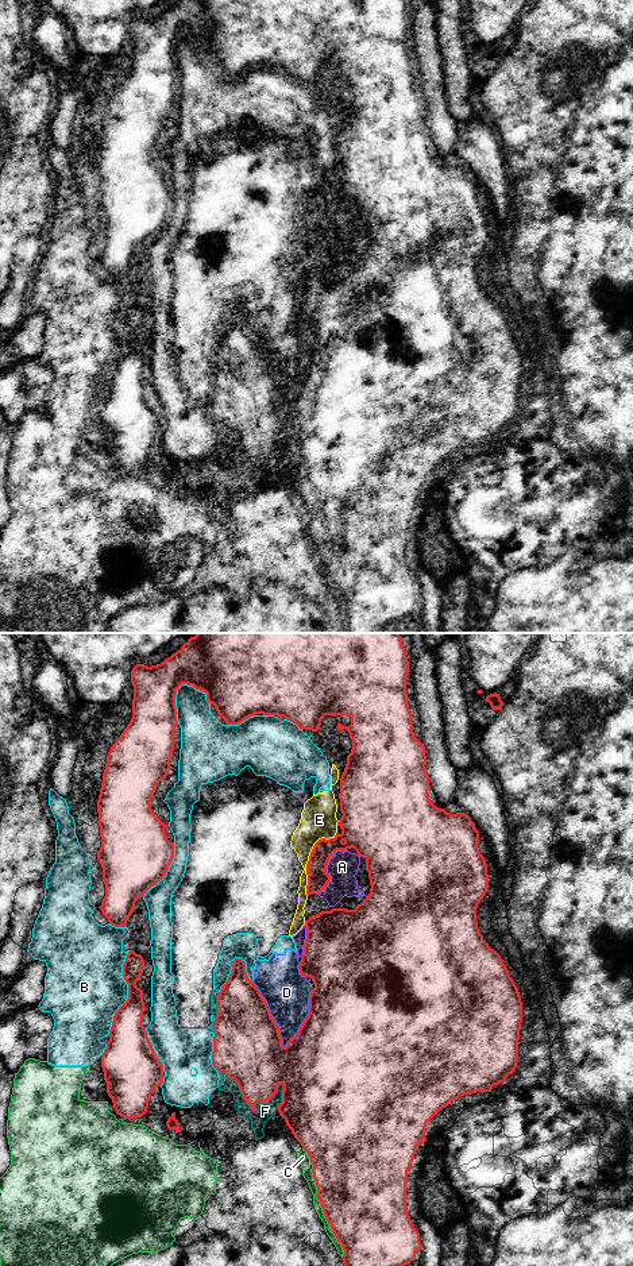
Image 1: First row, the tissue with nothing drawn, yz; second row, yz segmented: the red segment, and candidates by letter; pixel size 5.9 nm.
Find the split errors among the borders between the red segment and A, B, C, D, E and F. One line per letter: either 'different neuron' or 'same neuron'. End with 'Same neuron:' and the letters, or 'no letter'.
A: different neuron
B: different neuron
C: different neuron
D: different neuron
E: same neuron
F: different neuron
Same neuron: E

